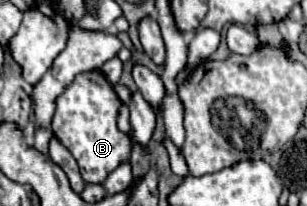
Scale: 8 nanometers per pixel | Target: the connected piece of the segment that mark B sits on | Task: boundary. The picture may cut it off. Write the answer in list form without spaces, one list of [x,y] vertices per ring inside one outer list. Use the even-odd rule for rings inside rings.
[[[103,72],[79,74],[57,100],[57,112],[53,116],[51,130],[75,156],[81,168],[81,176],[87,184],[103,184],[107,174],[131,156],[129,140],[117,128],[119,104],[119,96]]]

